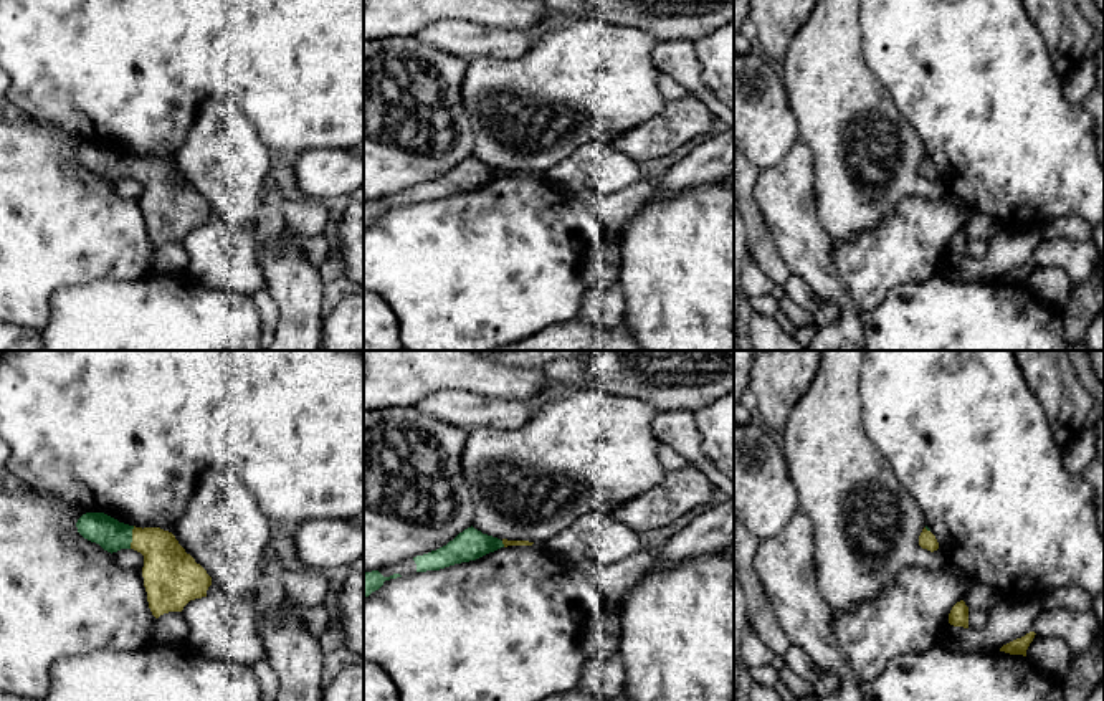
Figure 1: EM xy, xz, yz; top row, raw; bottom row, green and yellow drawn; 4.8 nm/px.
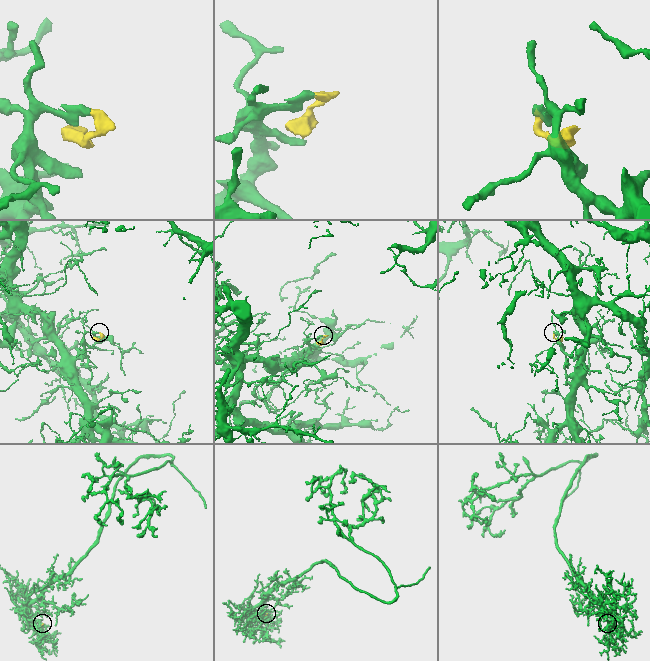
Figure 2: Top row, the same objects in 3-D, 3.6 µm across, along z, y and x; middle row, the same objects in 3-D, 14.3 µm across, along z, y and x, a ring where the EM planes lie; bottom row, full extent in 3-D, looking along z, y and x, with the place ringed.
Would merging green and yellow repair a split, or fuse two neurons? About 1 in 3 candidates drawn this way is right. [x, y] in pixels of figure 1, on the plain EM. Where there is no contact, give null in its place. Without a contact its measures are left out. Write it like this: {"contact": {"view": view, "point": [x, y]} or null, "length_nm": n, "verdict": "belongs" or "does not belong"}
{"contact": {"view": "xy", "point": [131, 167]}, "length_nm": 110, "verdict": "does not belong"}

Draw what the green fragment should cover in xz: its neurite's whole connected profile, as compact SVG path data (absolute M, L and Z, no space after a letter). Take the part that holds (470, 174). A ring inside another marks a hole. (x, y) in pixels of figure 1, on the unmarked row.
M473 155L459 162L446 175L423 185L413 187L416 202L440 200L454 193L476 190L489 182L504 177L502 170Z

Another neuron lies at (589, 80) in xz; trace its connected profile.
M592 17L550 28L516 60L469 58L461 84L461 101L471 121L473 157L501 170L544 174L577 147L597 139L611 142L651 119L668 103L658 88L658 69L651 56L654 45L656 38L640 28L611 25Z

